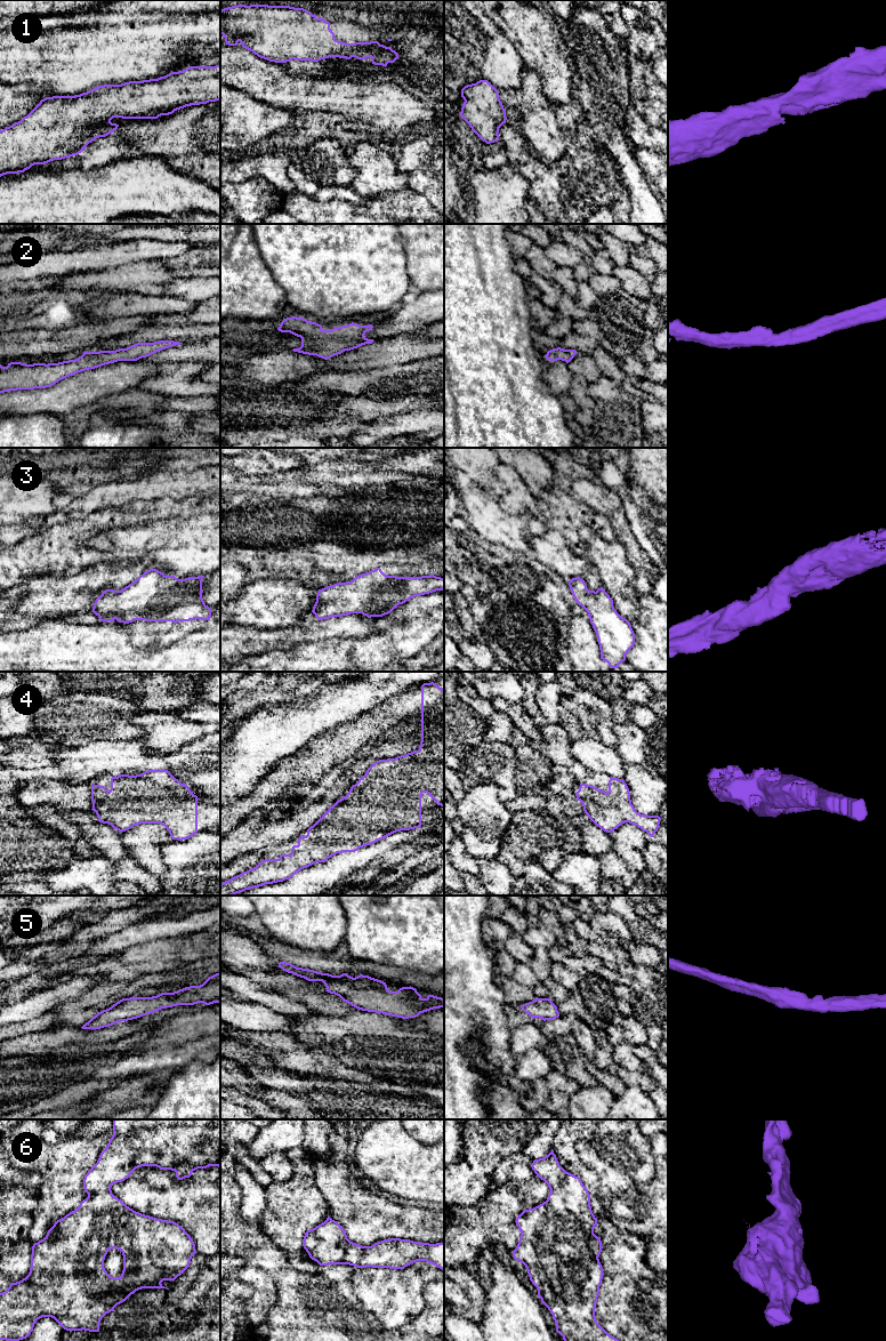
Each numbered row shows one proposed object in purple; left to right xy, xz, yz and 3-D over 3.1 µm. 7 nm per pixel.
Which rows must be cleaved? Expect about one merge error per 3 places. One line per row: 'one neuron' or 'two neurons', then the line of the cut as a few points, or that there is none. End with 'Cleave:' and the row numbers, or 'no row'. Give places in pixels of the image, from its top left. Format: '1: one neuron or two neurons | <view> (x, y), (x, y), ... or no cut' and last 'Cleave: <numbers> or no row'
1: one neuron | no cut
2: one neuron | no cut
3: one neuron | no cut
4: one neuron | no cut
5: one neuron | no cut
6: one neuron | no cut
Cleave: no row

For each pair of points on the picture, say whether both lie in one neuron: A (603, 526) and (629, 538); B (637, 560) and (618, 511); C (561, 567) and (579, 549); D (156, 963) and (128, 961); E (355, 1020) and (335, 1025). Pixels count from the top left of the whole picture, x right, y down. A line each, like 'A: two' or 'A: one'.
A: two
B: one
C: two
D: one
E: one

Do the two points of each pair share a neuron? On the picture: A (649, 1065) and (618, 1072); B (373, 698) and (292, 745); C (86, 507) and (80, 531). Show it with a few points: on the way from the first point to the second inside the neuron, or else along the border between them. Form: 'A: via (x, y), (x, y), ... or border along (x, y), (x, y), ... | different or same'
A: border along (643, 1069), (655, 1083) | different
B: via (353, 699), (331, 706), (313, 724) | same
C: border along (88, 515), (81, 519), (72, 519) | different

